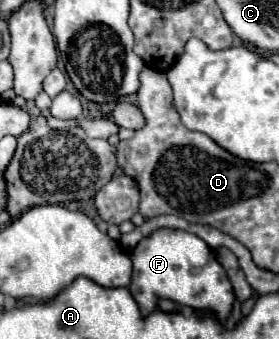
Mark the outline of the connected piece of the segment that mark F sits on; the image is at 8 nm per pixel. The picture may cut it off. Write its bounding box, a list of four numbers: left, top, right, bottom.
[129,230,235,322]

